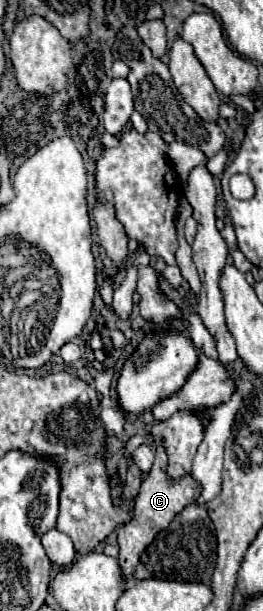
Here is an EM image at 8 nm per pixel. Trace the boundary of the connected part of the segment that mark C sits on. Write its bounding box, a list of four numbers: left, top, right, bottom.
[117,446,199,582]

